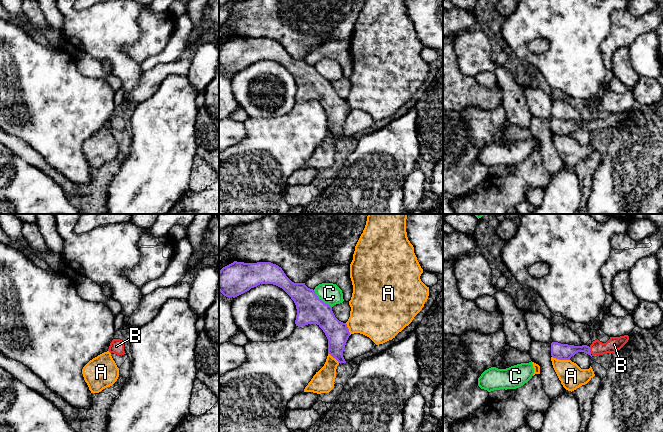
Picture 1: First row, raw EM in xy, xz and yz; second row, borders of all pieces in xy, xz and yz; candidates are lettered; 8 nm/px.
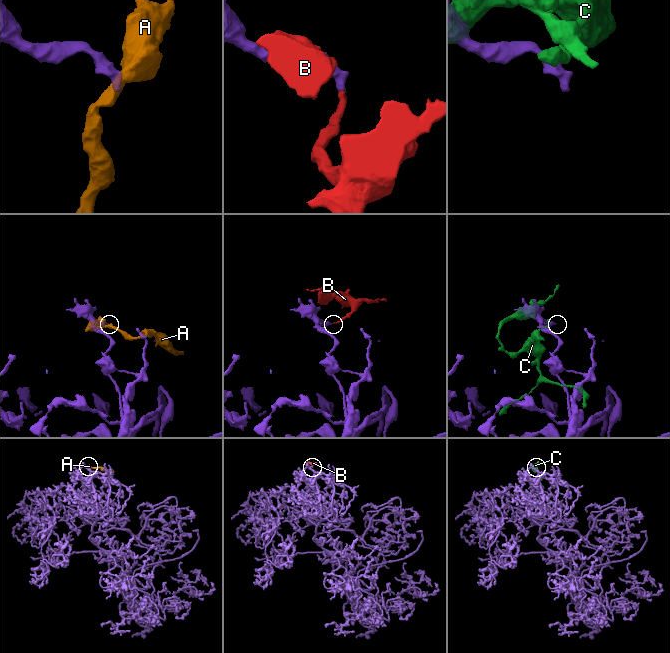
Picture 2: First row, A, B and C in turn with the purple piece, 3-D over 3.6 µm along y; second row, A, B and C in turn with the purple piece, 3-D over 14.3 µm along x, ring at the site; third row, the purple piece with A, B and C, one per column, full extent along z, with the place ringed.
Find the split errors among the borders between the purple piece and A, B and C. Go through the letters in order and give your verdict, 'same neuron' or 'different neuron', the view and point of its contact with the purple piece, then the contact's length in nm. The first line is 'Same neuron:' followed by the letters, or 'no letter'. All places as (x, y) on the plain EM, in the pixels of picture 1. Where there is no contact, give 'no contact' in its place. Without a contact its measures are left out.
Same neuron: B
A: different neuron | yz (561, 135) | 150 nm
B: same neuron | yz (589, 126) | 60 nm
C: different neuron | xz (320, 75) | 200 nm

